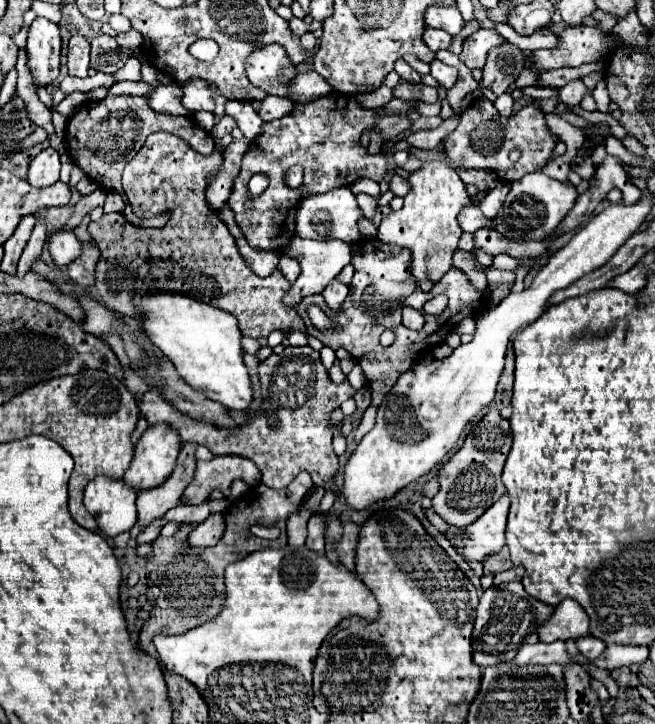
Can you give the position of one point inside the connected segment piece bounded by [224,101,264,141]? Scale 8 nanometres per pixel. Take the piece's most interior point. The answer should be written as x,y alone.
247,119

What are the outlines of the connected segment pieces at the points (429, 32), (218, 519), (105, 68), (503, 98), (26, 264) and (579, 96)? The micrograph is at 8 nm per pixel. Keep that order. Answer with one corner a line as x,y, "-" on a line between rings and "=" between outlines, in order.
426,27
422,39
424,39
424,43
426,43
432,51
438,51
438,49
448,49
448,47
450,47
452,35
448,35
446,31
440,31
440,29
=
212,513
204,523
194,527
194,531
188,537
188,543
192,547
212,547
216,545
224,535
224,513
=
100,35
90,41
92,51
90,51
90,67
102,73
116,73
118,69
124,67
124,63
134,55
130,49
120,51
118,43
110,35
=
504,93
504,95
500,95
496,101
494,101
494,105
496,105
496,109
504,115
504,117
508,117
510,113
512,113
512,105
514,105
514,99
512,99
512,95
508,95
508,93
=
38,217
38,223
32,231
32,237
30,237
20,261
18,261
18,277
24,277
24,273
32,271
32,265
40,259
44,239
46,239
46,225
44,225
44,219
=
576,79
560,89
560,101
566,105
578,105
584,99
584,95
588,95
588,93
590,91
586,89
586,85
580,79

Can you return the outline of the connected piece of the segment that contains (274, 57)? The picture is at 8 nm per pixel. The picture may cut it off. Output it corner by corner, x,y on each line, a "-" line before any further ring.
264,45
248,55
246,75
252,85
264,89
268,95
288,97
288,81
296,77
296,67
282,45

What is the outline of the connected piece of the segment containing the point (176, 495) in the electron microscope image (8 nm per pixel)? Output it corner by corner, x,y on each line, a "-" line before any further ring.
184,443
182,451
178,455
178,465
172,471
172,475
154,489
138,491
138,523
142,525
142,531
156,519
162,517
166,511
176,507
180,503
180,497
184,489
190,485
196,469
196,443

